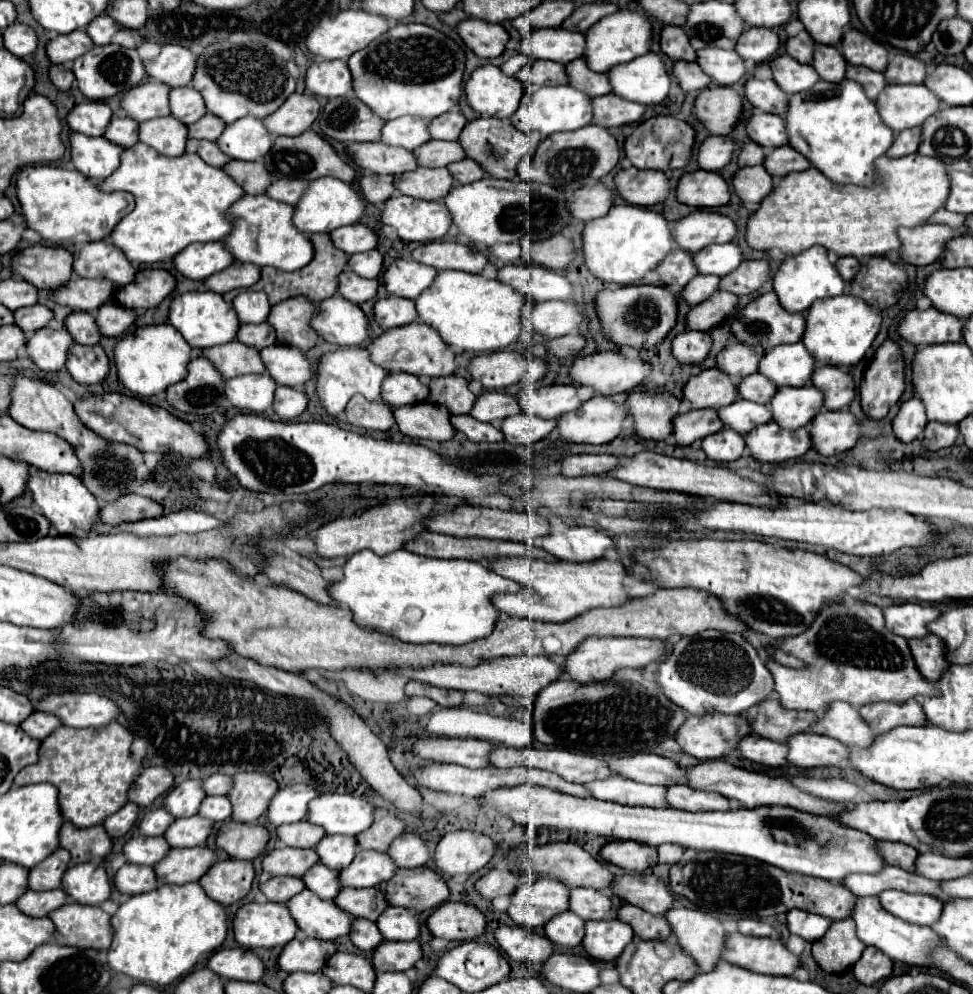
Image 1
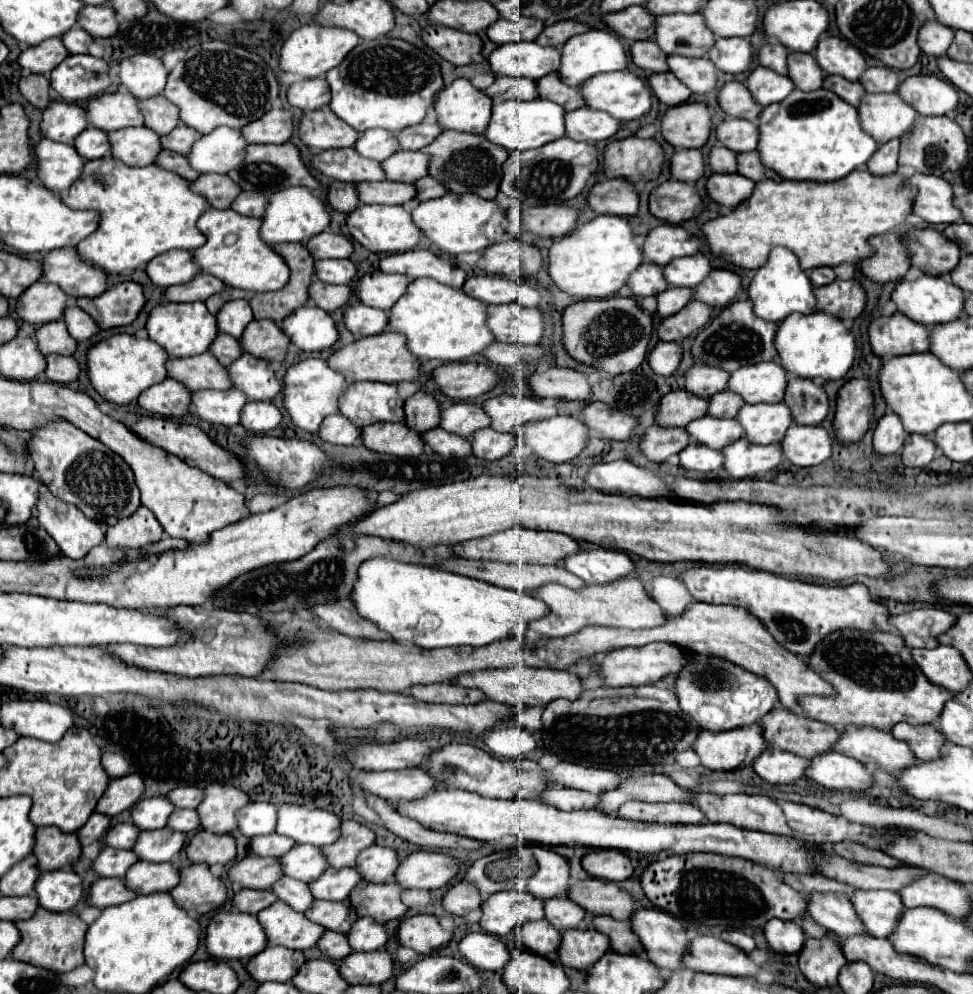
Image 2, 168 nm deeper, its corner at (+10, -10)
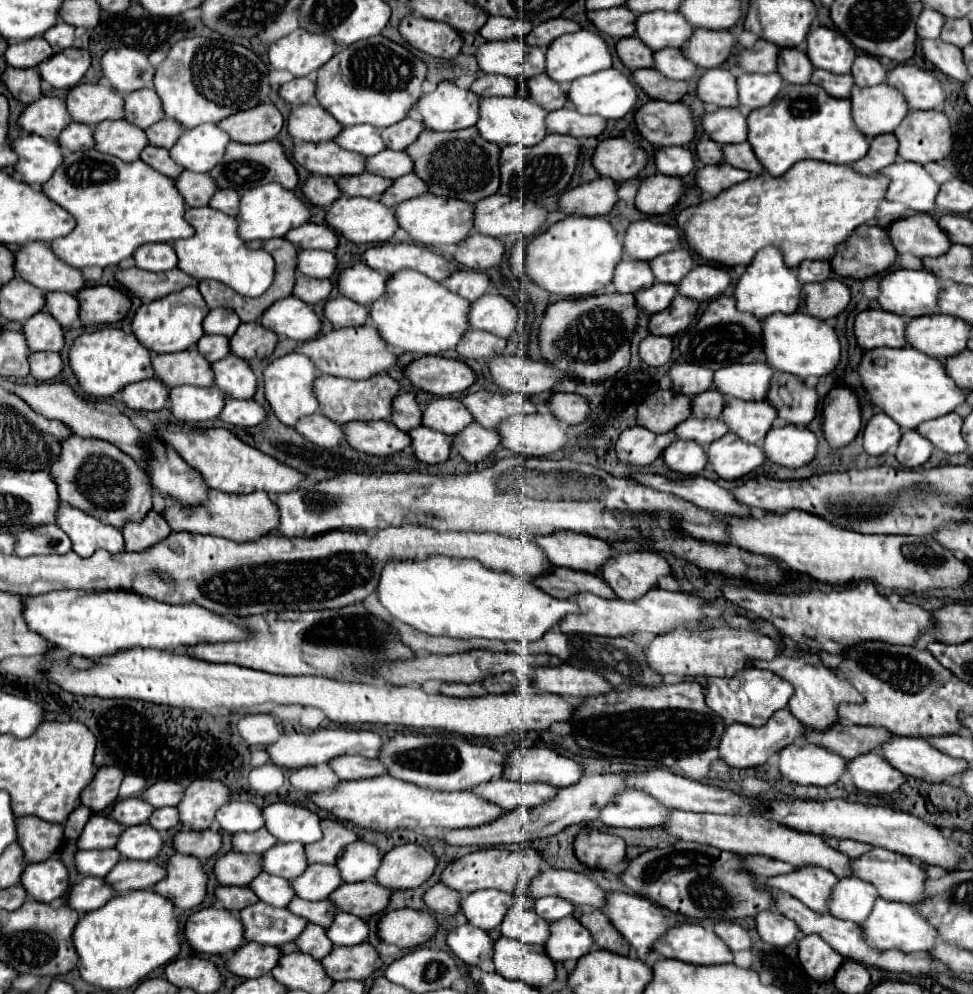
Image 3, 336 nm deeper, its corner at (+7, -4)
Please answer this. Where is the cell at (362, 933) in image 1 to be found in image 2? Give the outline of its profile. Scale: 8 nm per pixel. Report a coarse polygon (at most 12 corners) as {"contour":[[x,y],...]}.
{"contour":[[324,932],[316,946],[332,960],[344,960],[354,952],[346,934]]}

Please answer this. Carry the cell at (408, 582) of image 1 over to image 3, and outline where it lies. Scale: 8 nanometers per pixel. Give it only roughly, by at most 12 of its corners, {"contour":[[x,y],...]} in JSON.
{"contour":[[477,560],[389,562],[379,602],[429,636],[535,642],[567,614]]}

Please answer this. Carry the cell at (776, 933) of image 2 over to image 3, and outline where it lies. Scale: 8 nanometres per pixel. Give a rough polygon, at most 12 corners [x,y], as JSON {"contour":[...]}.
{"contour":[[773,910],[757,914],[757,932],[783,948],[799,934],[795,922]]}

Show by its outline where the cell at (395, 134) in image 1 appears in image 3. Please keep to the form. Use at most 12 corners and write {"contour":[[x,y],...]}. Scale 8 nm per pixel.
{"contour":[[369,124],[343,128],[333,140],[341,148],[373,156],[385,150]]}

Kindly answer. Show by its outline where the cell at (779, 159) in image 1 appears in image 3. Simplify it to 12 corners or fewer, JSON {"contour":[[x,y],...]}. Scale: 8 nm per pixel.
{"contour":[[749,142],[721,146],[723,162],[763,172]]}

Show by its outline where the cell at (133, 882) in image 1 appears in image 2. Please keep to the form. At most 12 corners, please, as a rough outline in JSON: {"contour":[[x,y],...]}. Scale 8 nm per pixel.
{"contour":[[98,878],[90,888],[96,908],[134,900],[124,880]]}

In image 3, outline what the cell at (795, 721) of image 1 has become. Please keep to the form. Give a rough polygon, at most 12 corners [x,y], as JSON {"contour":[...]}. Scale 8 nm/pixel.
{"contour":[[837,722],[827,732],[807,728],[807,742],[843,758],[877,750],[885,728]]}

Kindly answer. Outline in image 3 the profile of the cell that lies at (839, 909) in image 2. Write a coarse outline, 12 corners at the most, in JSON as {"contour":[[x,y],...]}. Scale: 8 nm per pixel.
{"contour":[[799,866],[765,884],[829,912],[837,880],[821,866]]}

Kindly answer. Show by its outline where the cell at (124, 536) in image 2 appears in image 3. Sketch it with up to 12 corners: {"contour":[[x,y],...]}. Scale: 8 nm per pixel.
{"contour":[[151,510],[123,528],[127,552],[147,550],[169,534],[167,520]]}

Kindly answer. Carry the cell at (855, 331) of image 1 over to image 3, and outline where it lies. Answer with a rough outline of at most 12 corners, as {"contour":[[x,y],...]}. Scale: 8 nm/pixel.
{"contour":[[803,312],[763,320],[773,370],[801,380],[841,358],[827,322]]}

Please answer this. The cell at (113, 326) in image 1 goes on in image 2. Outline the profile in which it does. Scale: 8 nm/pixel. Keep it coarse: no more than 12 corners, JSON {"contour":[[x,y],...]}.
{"contour":[[68,306],[64,322],[78,340],[98,334],[98,324],[78,306]]}

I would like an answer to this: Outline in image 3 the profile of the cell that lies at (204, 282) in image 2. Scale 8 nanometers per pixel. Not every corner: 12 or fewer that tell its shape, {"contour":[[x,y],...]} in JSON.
{"contour":[[117,270],[115,280],[153,302],[199,280],[181,270]]}

